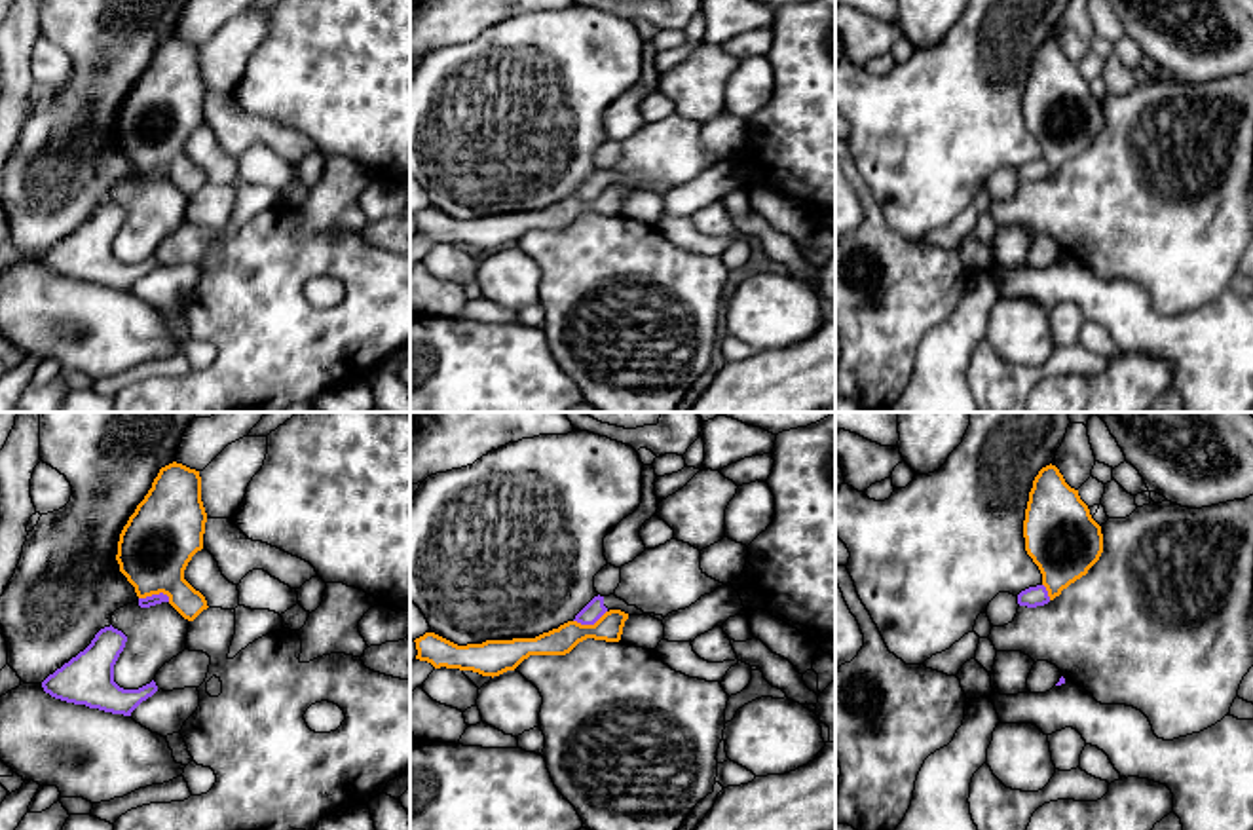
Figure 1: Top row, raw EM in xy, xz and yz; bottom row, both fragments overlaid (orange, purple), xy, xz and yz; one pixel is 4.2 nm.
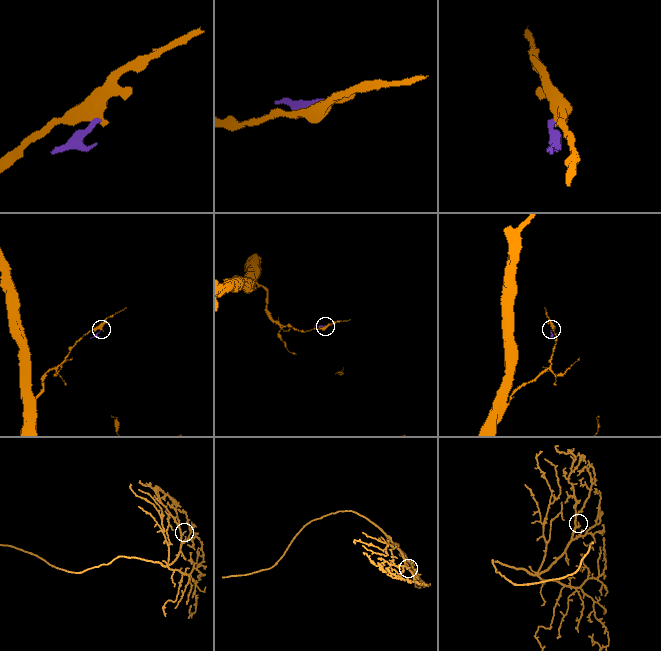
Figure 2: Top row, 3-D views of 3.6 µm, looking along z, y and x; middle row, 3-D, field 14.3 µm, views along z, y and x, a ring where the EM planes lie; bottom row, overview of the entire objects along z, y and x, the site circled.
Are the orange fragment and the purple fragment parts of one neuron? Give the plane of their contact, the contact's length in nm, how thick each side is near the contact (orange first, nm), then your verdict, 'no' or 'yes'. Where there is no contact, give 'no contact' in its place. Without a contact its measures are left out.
xy | 140 nm | 320/50 nm | no

